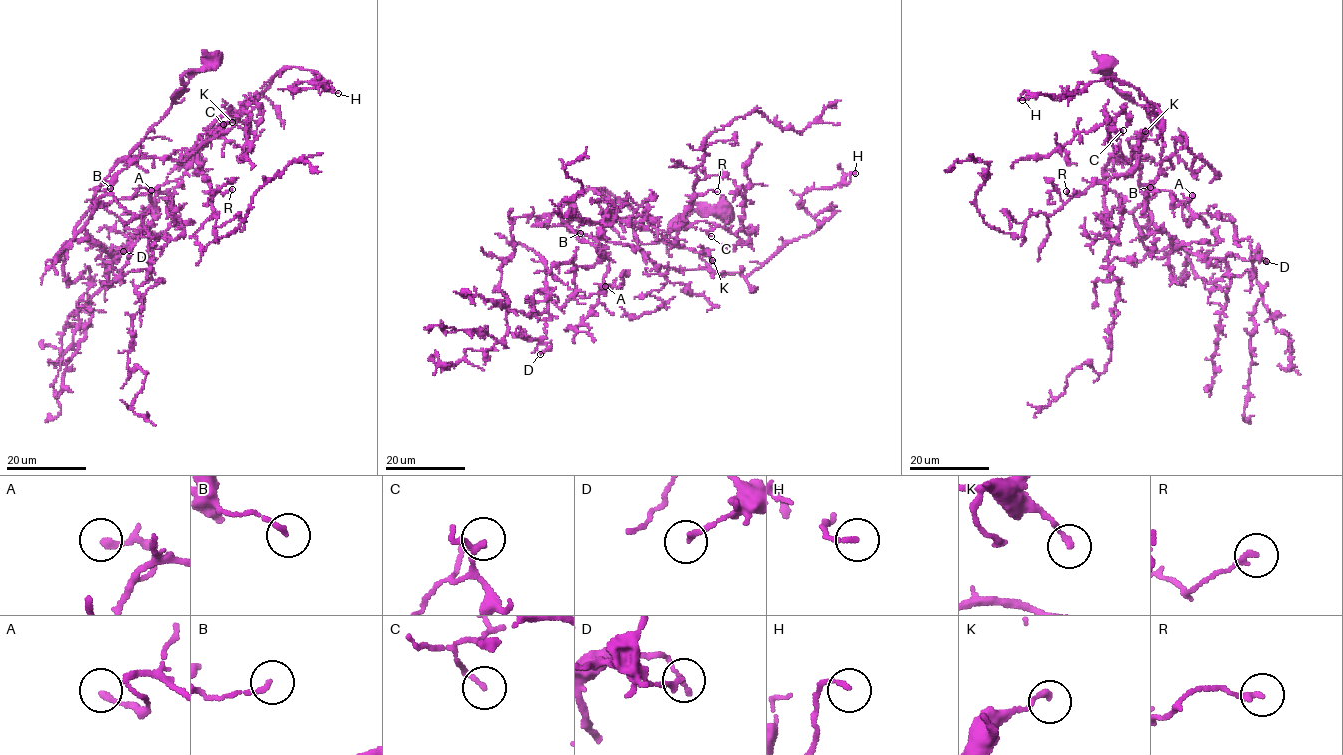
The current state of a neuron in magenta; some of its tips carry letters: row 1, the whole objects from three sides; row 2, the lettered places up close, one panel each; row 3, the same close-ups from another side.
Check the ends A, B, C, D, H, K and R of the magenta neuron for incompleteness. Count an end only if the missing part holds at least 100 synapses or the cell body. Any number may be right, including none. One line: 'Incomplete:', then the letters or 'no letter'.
Incomplete: no letter

